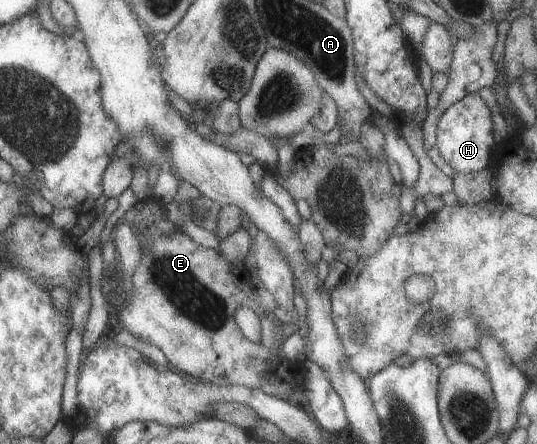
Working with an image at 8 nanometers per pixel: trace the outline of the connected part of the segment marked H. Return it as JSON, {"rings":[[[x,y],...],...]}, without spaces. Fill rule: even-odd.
{"rings":[[[470,92],[462,96],[446,108],[438,118],[435,146],[438,154],[456,172],[477,172],[486,168],[495,143],[492,138],[492,113],[478,92]]]}

